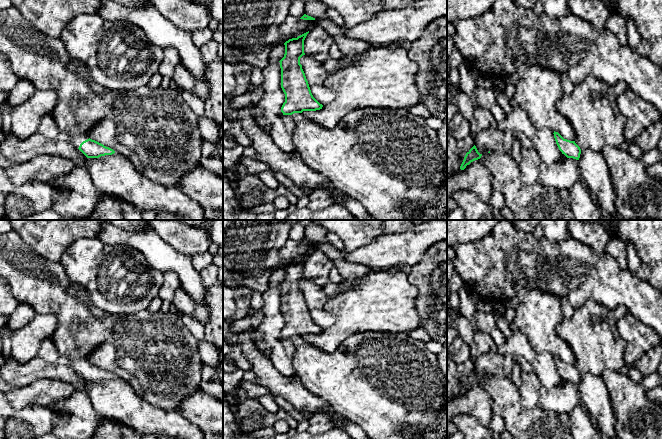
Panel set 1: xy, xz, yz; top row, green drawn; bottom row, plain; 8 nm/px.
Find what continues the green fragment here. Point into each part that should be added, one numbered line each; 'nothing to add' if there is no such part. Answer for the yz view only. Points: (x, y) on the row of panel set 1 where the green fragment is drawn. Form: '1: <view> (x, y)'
1: yz (591, 108)

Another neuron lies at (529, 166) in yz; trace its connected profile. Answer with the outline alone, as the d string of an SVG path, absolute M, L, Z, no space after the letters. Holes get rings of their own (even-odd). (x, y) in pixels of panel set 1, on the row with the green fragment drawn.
M523 146L521 149L522 159L517 164L521 180L525 184L534 184L539 180L540 155L534 147Z

